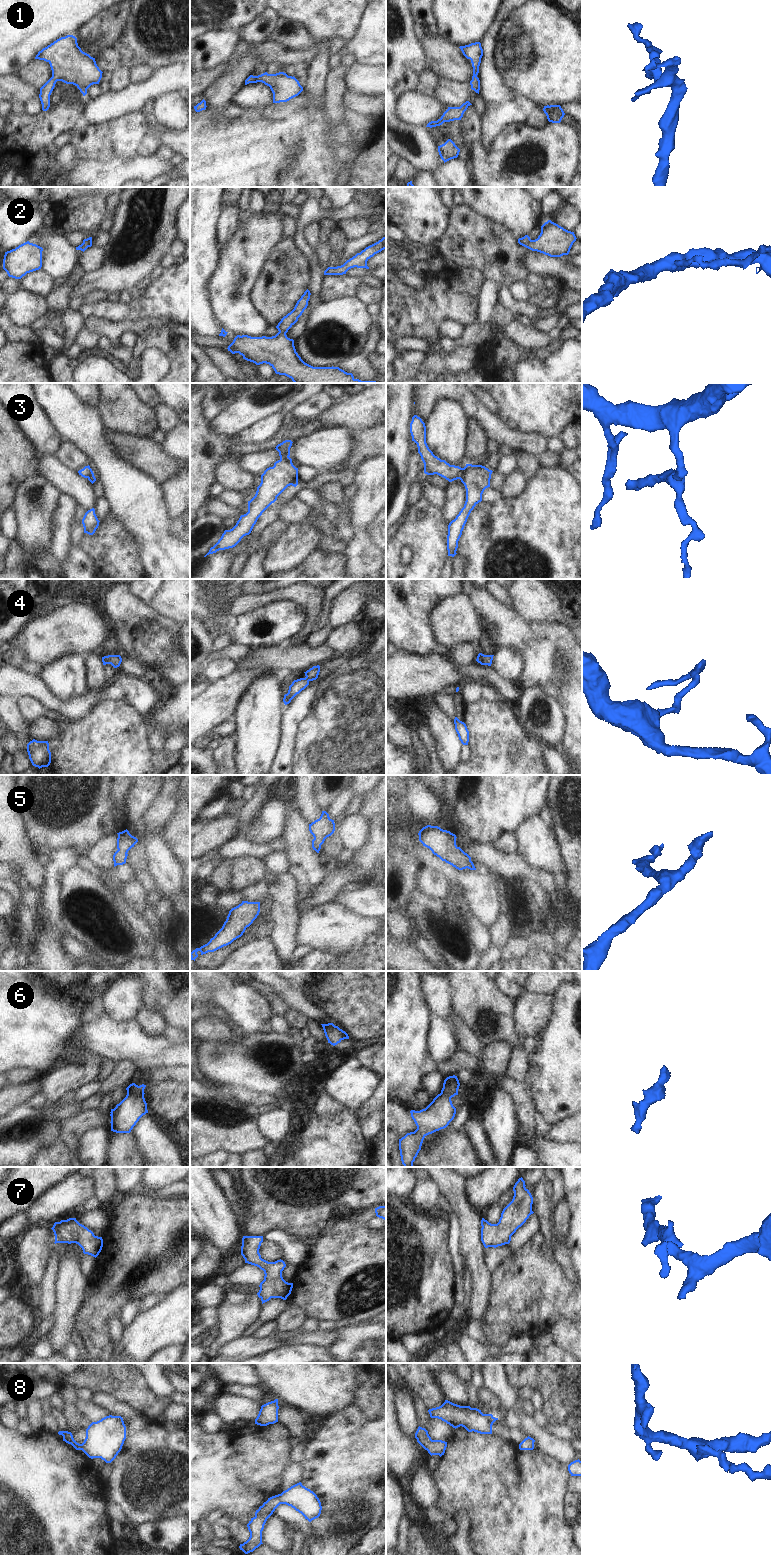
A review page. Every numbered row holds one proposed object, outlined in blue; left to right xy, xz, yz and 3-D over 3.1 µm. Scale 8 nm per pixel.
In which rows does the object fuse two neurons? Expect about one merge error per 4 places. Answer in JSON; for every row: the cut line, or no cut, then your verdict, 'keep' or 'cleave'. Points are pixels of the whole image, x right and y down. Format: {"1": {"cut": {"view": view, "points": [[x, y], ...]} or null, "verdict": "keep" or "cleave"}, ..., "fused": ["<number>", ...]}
{"1": {"cut": null, "verdict": "keep"}, "2": {"cut": null, "verdict": "keep"}, "3": {"cut": null, "verdict": "keep"}, "4": {"cut": null, "verdict": "keep"}, "5": {"cut": null, "verdict": "keep"}, "6": {"cut": null, "verdict": "keep"}, "7": {"cut": null, "verdict": "keep"}, "8": {"cut": null, "verdict": "keep"}, "fused": []}

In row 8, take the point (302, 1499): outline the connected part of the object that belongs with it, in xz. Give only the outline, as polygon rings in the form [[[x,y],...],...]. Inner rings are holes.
[[[301,1482],[291,1486],[281,1494],[268,1498],[268,1500],[256,1510],[255,1516],[251,1518],[247,1524],[250,1537],[239,1546],[240,1550],[245,1554],[253,1552],[263,1544],[262,1531],[264,1525],[280,1504],[291,1506],[301,1513],[309,1522],[318,1518],[322,1510],[321,1502],[317,1495],[303,1486]]]

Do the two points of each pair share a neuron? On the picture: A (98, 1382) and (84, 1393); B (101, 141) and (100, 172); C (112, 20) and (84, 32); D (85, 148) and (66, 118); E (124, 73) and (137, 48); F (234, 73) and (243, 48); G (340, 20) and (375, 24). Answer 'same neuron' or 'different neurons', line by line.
A: different neurons
B: different neurons
C: same neuron
D: different neurons
E: different neurons
F: different neurons
G: different neurons

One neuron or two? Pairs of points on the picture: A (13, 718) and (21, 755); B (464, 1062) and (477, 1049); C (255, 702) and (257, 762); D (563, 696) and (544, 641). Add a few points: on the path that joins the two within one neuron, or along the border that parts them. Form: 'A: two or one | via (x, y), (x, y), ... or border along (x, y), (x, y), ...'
A: one | via (19, 727), (23, 735), (23, 746)
B: two | border along (462, 1049), (481, 1057)
C: one | via (257, 717), (257, 747)
D: one | via (563, 682), (561, 665), (552, 655)

